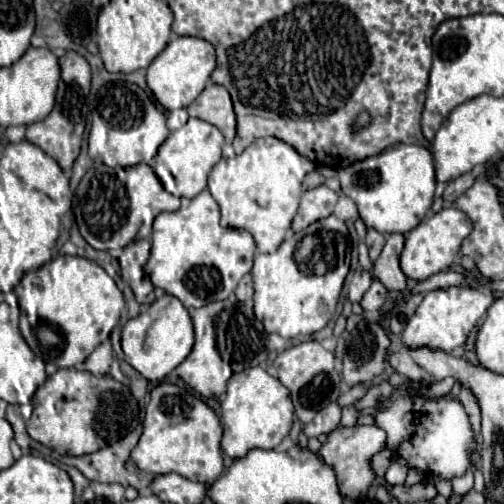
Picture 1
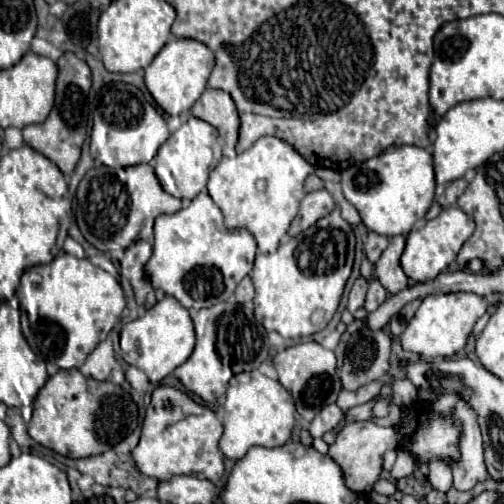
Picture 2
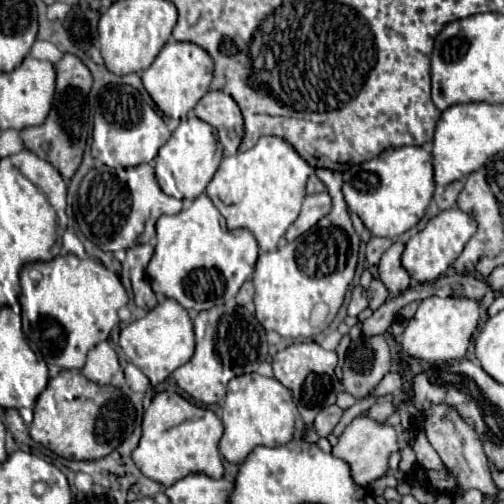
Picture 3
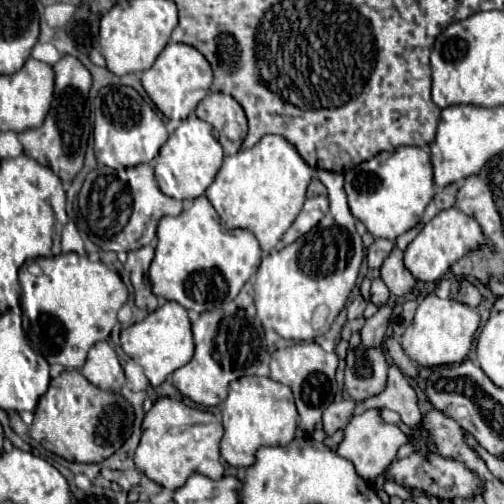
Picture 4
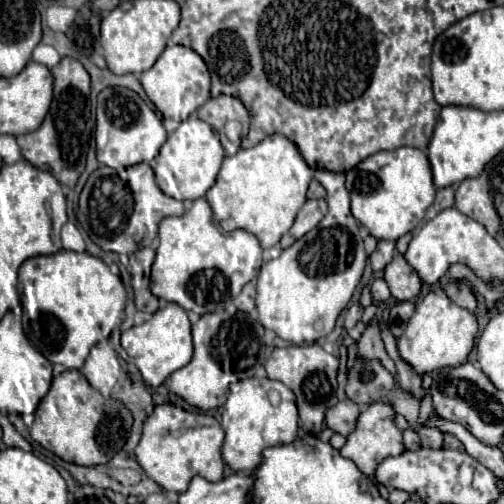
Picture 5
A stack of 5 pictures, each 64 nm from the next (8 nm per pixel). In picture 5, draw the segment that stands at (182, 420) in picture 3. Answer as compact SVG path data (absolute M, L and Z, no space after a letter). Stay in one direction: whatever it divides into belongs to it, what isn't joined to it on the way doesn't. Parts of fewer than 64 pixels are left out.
M160 404L144 422L144 434L136 448L136 462L148 472L148 476L166 488L168 492L186 492L188 482L194 476L202 476L210 482L222 480L224 462L220 448L224 442L224 430L220 422L210 414L188 412L174 404Z

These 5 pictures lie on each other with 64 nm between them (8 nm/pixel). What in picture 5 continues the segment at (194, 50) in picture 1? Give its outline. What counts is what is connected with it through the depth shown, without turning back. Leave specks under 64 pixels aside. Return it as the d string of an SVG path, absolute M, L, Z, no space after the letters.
M168 44L156 64L140 74L140 82L146 90L150 102L162 112L164 118L172 118L176 122L186 120L192 112L196 112L210 98L210 72L200 54L192 48L180 44Z

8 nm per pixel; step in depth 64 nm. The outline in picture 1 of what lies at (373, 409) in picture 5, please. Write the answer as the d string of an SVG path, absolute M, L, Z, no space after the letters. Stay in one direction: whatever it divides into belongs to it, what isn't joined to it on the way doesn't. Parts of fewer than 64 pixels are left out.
M350 426L350 428L336 428L328 434L326 442L316 452L324 464L328 464L336 472L336 482L340 494L350 500L360 500L368 494L368 488L374 480L374 472L370 468L370 458L386 446L386 432L378 426Z

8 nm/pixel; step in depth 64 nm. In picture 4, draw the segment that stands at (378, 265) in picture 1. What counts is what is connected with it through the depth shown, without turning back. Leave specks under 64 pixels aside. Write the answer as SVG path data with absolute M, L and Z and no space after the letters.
M394 248L386 256L386 260L380 268L380 278L384 280L384 284L388 286L388 290L394 296L404 296L404 294L412 292L416 286L416 278L406 270L406 266L402 262L402 250L400 248Z

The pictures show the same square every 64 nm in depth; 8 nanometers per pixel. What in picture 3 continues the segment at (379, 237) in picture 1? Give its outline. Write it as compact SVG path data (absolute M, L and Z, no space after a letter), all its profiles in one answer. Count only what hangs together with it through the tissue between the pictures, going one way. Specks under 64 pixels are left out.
M372 236L366 244L366 260L368 260L368 266L376 266L382 258L382 254L392 246L392 240L390 238L378 238L378 236Z

